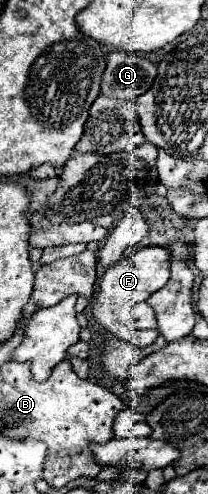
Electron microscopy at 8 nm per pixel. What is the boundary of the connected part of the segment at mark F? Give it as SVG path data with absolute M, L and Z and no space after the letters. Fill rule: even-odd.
M147 245L141 247L135 255L117 261L113 267L109 267L99 283L99 293L93 305L93 317L115 337L135 345L135 347L147 347L151 345L157 337L157 329L147 329L147 331L137 331L137 329L125 329L123 323L115 323L115 311L127 305L135 305L139 301L145 301L153 291L161 289L169 279L169 253L165 247L159 245ZM151 335L151 337L149 337ZM151 339L151 341L149 341Z

